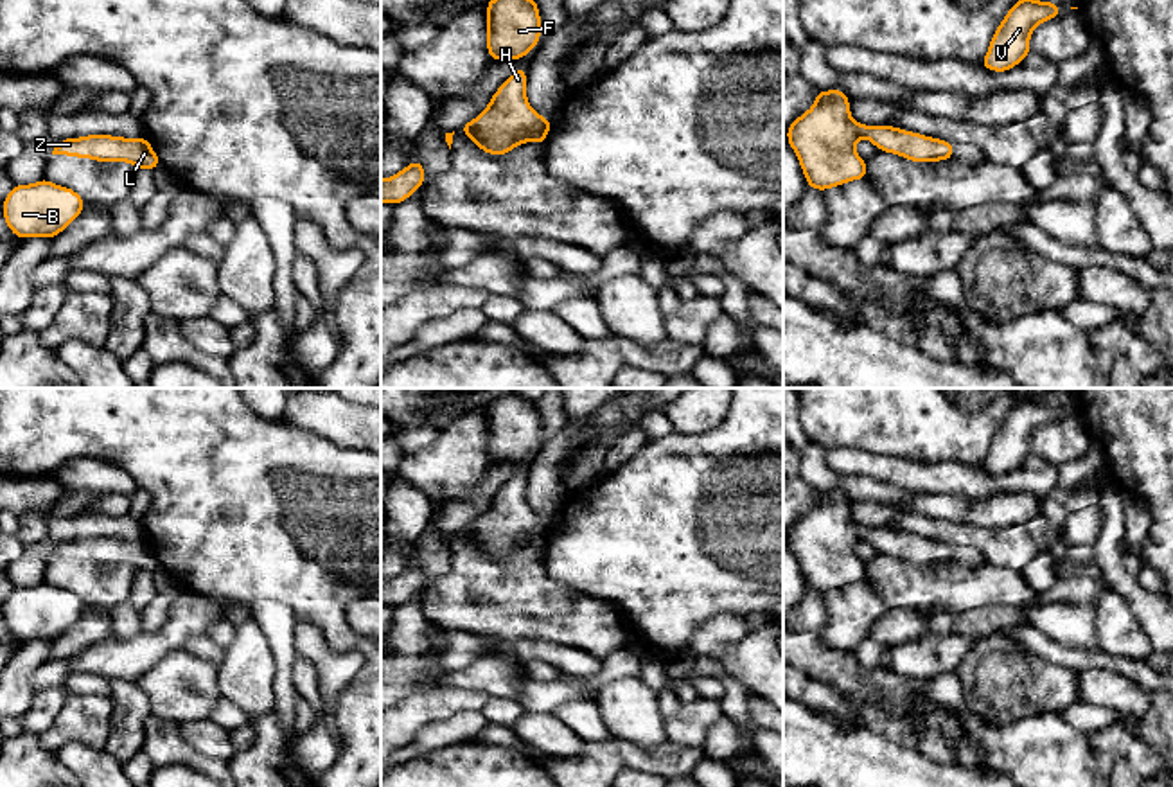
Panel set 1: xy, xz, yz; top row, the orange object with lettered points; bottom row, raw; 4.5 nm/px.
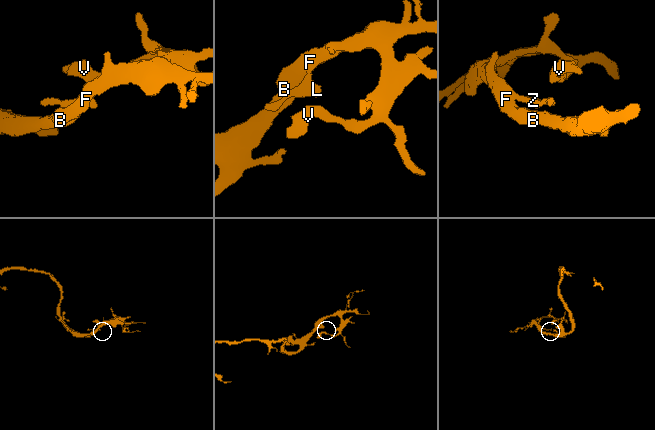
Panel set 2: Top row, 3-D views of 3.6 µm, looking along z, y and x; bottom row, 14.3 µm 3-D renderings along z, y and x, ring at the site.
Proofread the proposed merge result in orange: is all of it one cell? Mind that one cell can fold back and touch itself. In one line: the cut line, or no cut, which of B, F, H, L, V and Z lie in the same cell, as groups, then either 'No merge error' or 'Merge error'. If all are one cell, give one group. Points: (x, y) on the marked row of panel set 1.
No split. Groups: B F H L V Z. No merge error

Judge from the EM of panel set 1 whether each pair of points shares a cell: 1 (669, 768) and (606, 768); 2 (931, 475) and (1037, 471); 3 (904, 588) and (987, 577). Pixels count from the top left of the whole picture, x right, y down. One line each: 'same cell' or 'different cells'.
1: same cell
2: same cell
3: same cell

